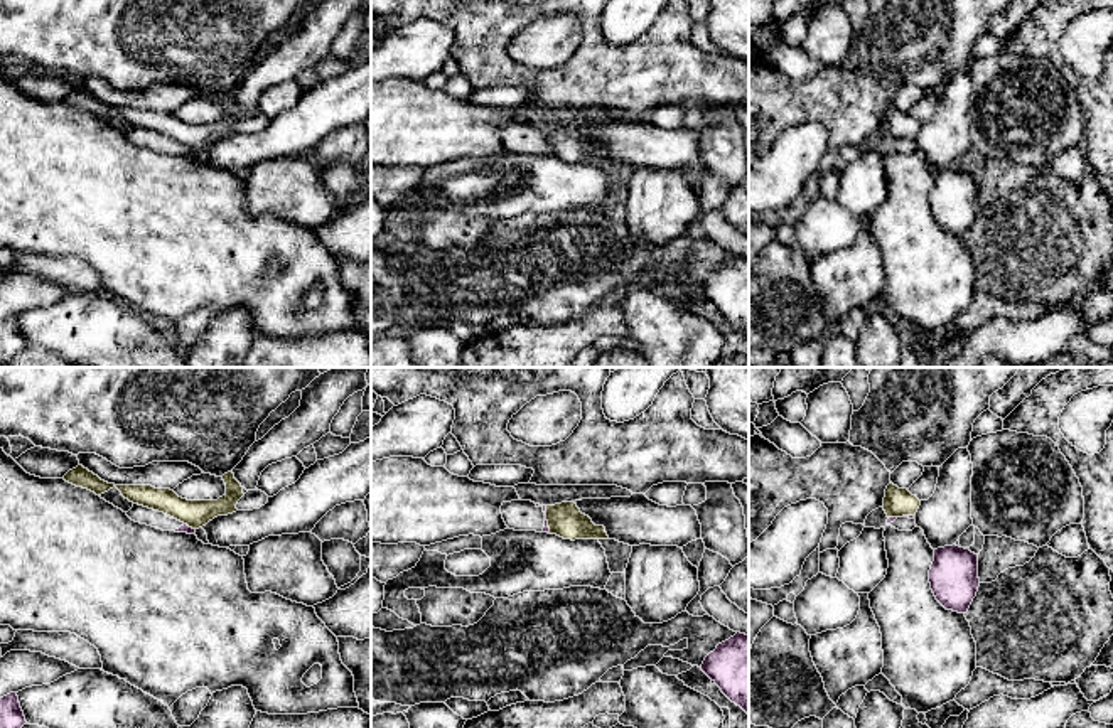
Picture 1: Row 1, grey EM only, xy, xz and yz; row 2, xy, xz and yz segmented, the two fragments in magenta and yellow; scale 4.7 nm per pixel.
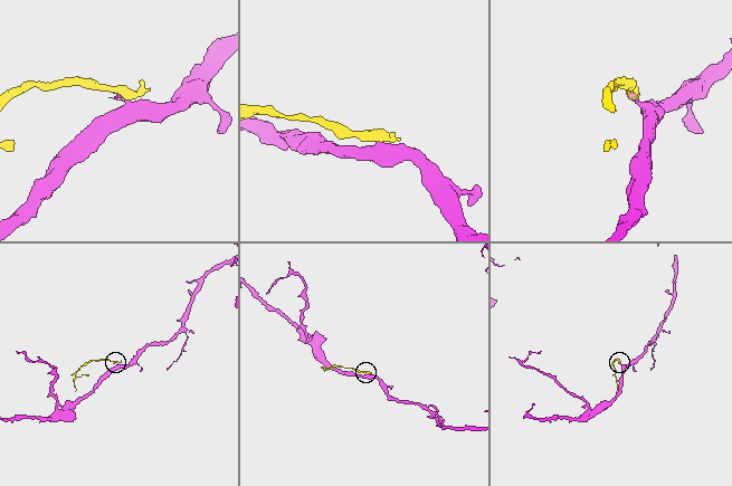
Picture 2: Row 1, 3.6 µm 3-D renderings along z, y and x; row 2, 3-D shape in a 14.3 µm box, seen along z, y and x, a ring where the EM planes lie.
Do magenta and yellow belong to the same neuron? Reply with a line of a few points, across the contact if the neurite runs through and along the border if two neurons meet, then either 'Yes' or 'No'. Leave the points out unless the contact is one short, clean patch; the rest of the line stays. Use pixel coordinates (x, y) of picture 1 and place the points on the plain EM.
Line: xz (545, 128), (550, 155). No

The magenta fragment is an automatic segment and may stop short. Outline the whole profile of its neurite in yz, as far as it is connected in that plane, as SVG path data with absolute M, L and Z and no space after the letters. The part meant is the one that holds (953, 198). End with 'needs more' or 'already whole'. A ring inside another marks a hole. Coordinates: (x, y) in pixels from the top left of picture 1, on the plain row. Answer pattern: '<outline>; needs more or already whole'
M956 167L934 172L929 206L946 233L966 236L980 209L978 177Z; already whole

